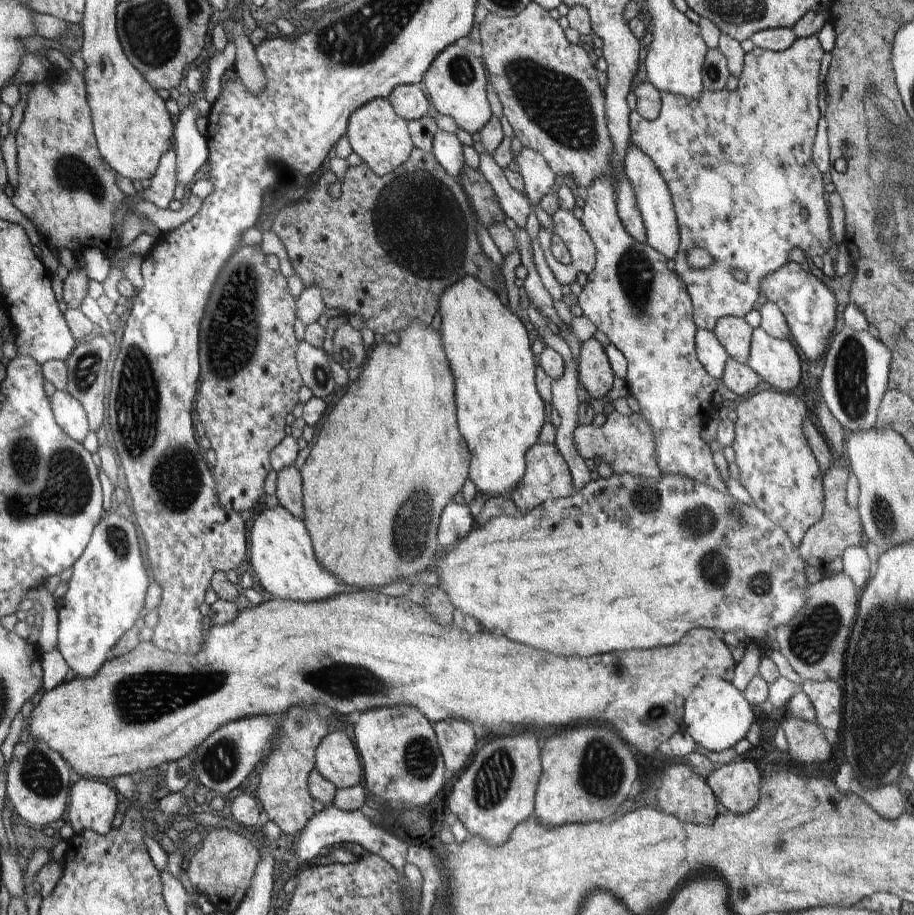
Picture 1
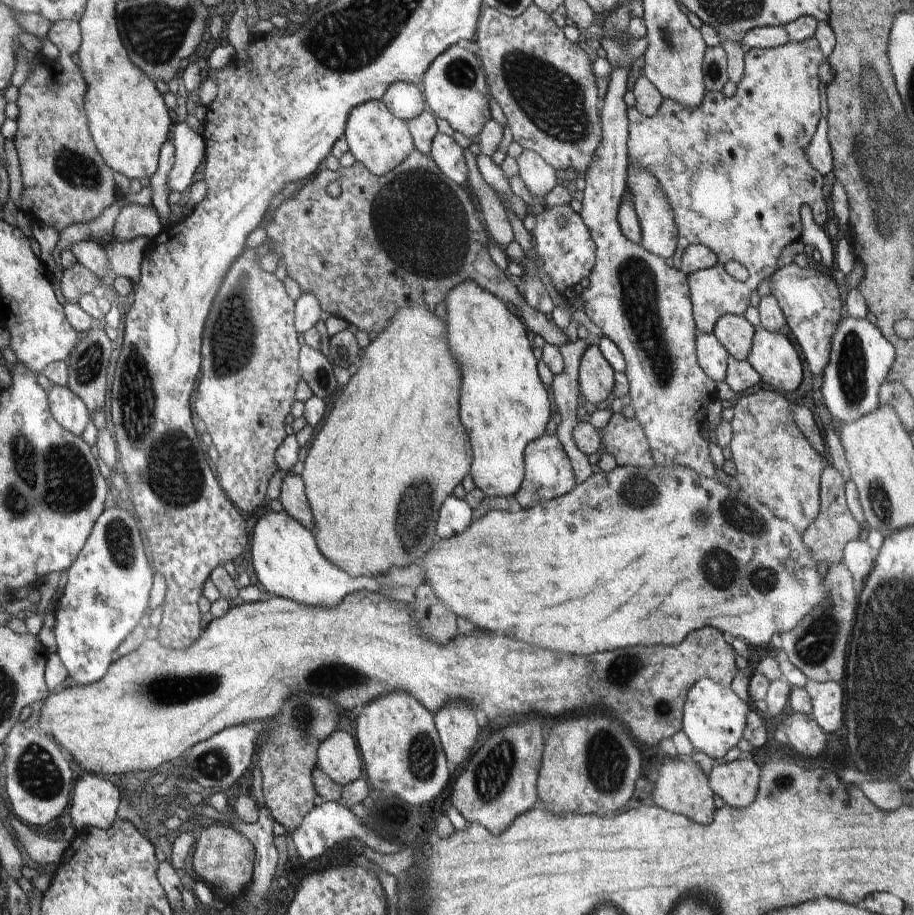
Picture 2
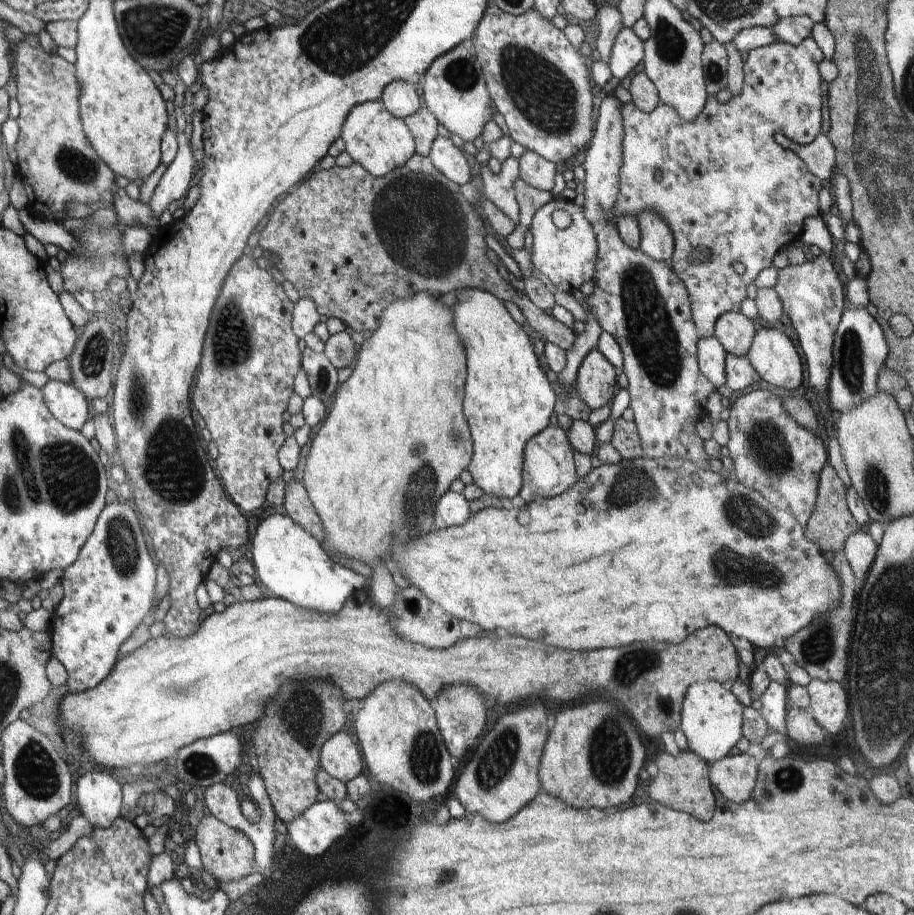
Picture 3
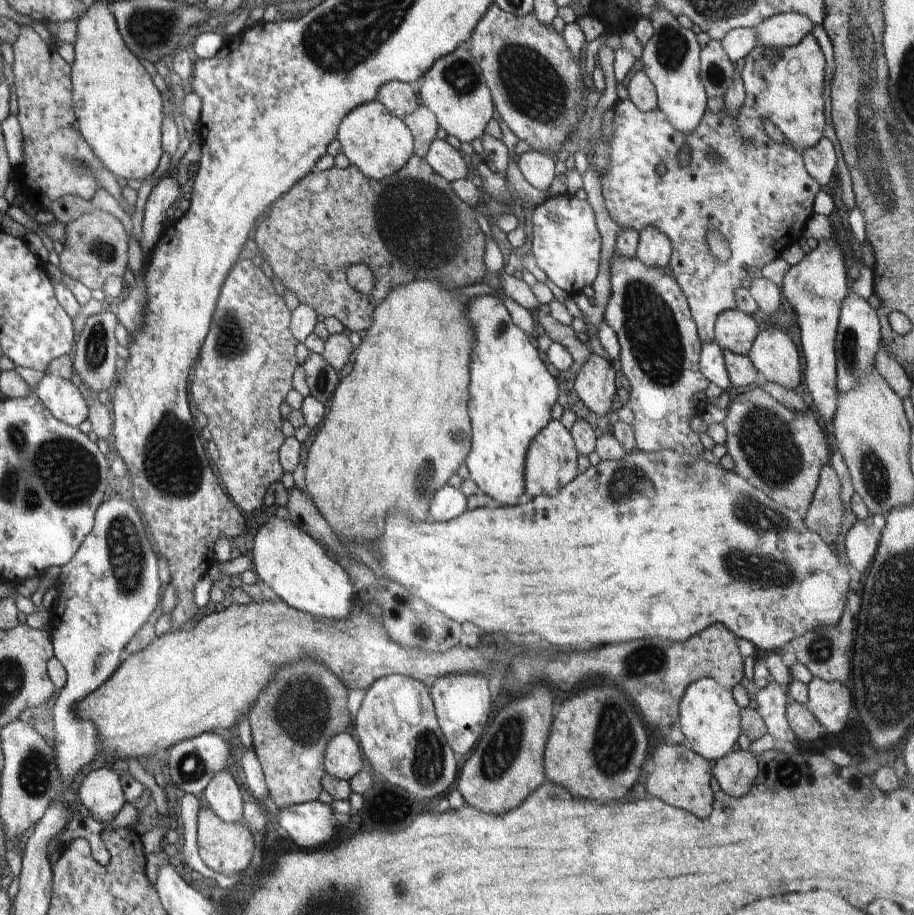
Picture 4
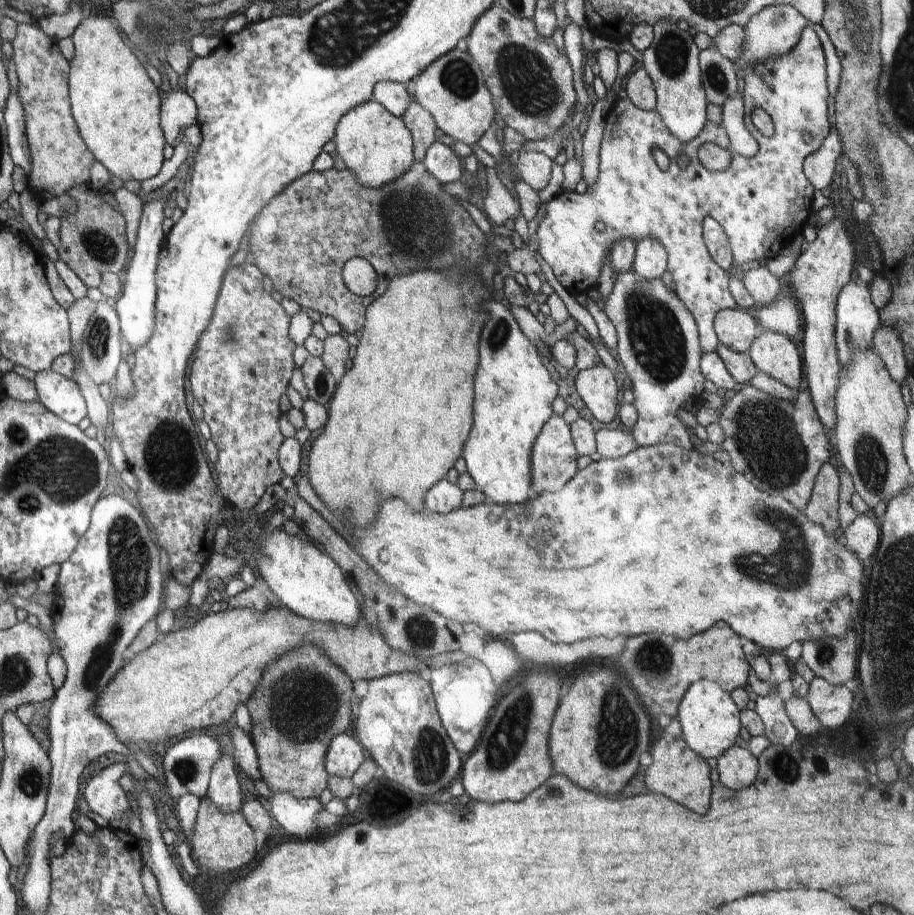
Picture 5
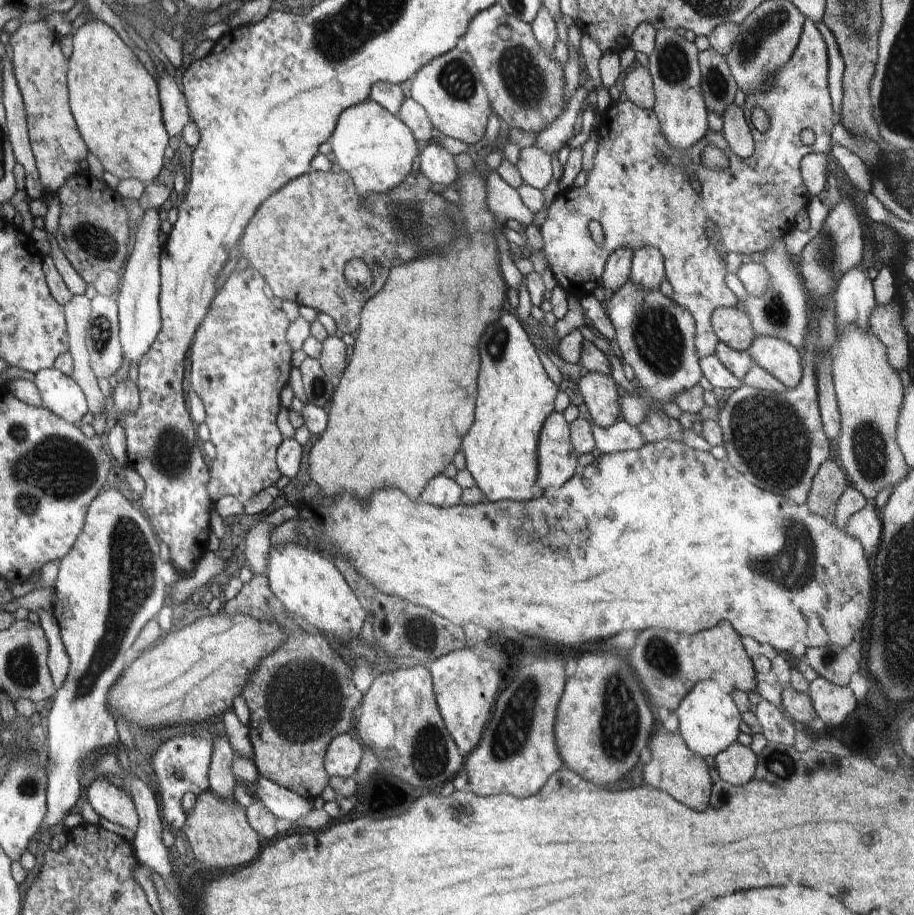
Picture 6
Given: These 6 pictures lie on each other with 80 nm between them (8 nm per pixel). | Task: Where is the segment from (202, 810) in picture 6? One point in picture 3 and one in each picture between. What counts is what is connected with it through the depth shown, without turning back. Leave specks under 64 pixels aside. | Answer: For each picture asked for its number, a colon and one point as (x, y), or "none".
3: (226, 853)
4: (227, 848)
5: (222, 841)

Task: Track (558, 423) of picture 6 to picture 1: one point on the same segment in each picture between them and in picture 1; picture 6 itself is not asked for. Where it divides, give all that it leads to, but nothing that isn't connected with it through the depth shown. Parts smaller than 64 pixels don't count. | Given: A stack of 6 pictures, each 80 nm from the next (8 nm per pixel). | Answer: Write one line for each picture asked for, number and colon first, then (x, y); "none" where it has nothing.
1: (547, 477)
2: (548, 473)
3: (549, 469)
4: (551, 460)
5: (553, 461)

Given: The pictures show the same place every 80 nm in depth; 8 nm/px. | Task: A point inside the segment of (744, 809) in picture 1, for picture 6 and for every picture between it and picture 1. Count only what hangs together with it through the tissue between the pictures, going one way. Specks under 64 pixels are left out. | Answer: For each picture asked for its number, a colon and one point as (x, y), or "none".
2: (737, 782)
3: (735, 777)
4: (735, 773)
5: (737, 767)
6: (737, 764)

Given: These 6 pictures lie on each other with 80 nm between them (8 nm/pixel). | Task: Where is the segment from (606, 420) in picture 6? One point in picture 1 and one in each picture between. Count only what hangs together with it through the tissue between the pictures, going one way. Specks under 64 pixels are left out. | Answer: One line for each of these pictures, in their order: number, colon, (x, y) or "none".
1: (596, 375)
2: (596, 377)
3: (596, 378)
4: (595, 383)
5: (596, 385)

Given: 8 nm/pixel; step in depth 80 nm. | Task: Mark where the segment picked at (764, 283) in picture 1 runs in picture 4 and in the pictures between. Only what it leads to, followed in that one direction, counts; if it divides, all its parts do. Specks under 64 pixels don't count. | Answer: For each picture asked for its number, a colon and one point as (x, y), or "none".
2: (810, 301)
3: (813, 295)
4: (815, 287)

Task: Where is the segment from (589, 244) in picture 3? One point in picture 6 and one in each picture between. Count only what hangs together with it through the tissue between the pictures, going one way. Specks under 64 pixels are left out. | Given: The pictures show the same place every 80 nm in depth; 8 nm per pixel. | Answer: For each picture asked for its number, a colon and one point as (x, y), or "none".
4: (568, 251)
5: (762, 202)
6: (639, 201)

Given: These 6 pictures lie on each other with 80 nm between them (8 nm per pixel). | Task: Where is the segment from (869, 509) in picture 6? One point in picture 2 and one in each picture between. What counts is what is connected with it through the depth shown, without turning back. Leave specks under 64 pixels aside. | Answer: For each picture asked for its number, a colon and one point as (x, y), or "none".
2: (859, 558)
3: (860, 550)
4: (861, 541)
5: (862, 536)

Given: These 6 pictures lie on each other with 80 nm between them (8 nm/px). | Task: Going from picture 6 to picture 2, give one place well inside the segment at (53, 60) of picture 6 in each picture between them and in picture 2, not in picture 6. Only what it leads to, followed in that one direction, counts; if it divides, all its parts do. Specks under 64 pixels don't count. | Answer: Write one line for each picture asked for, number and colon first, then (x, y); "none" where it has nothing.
2: (65, 180)
3: (57, 164)
4: (57, 161)
5: (60, 159)

